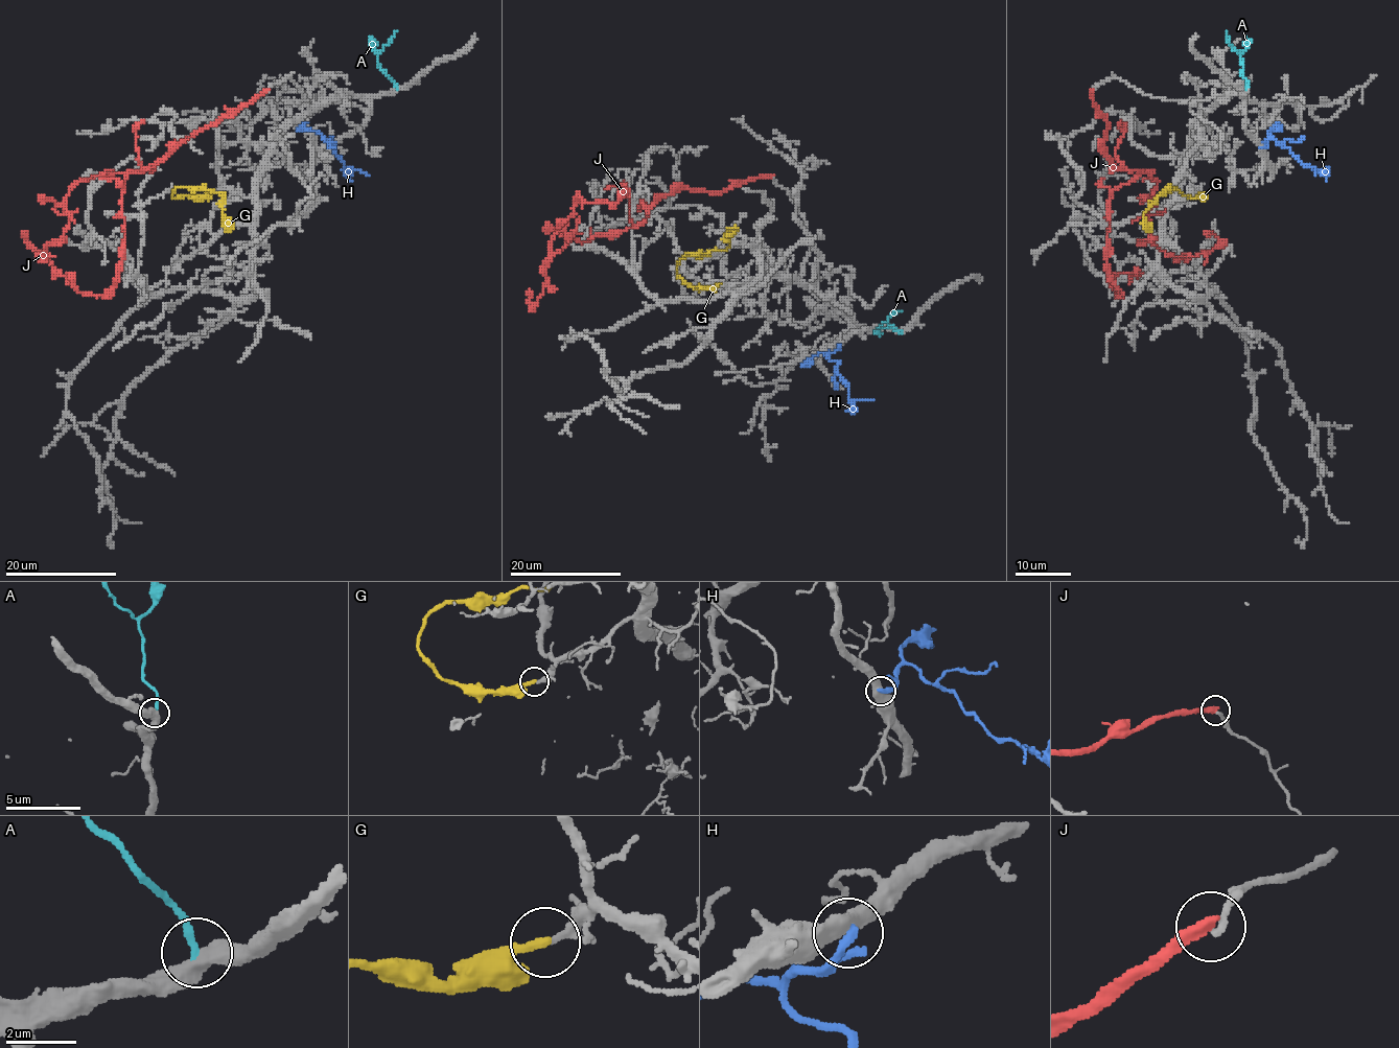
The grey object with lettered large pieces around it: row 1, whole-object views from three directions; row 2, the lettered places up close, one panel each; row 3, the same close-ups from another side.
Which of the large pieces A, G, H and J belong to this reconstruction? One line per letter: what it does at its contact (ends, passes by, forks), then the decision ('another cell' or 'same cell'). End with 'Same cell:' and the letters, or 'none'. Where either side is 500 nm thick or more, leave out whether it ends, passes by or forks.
A: it ends; another cell
G: it ends; another cell
H: another cell
J: it ends; another cell
Same cell: none

